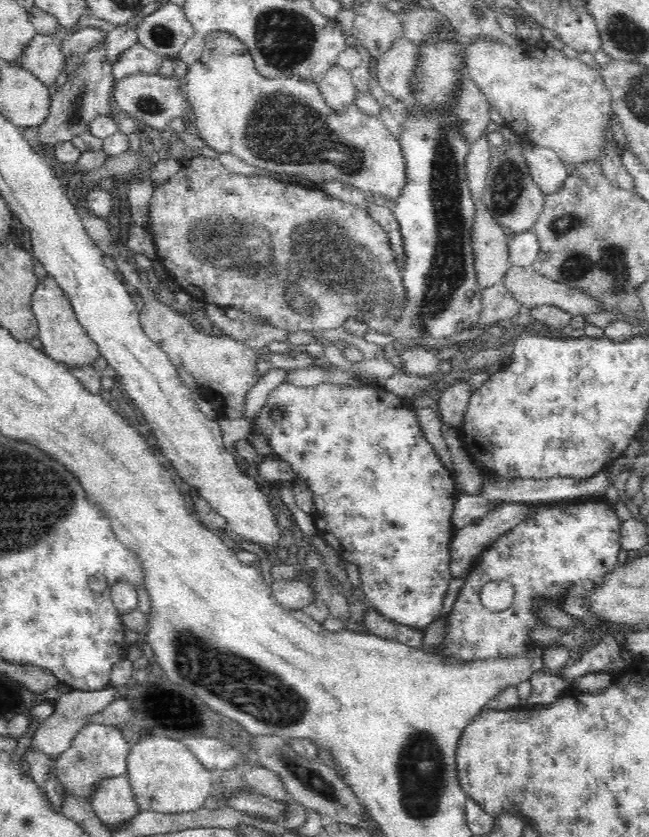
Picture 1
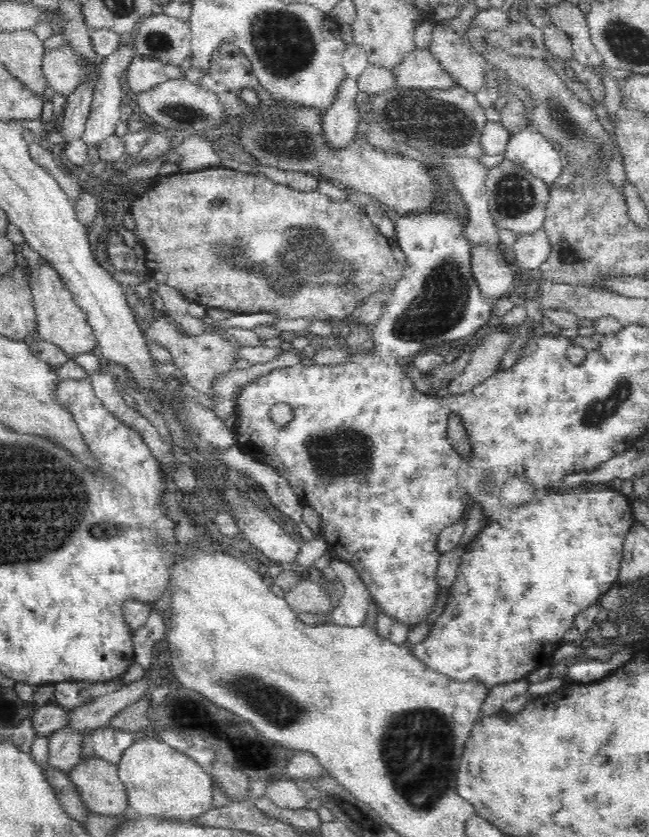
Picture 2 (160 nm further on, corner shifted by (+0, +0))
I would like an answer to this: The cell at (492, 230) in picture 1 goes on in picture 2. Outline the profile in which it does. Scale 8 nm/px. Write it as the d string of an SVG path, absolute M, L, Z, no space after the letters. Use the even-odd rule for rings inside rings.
M478 244L471 259L471 271L482 296L496 301L506 298L514 286L513 270L498 249L496 245Z

